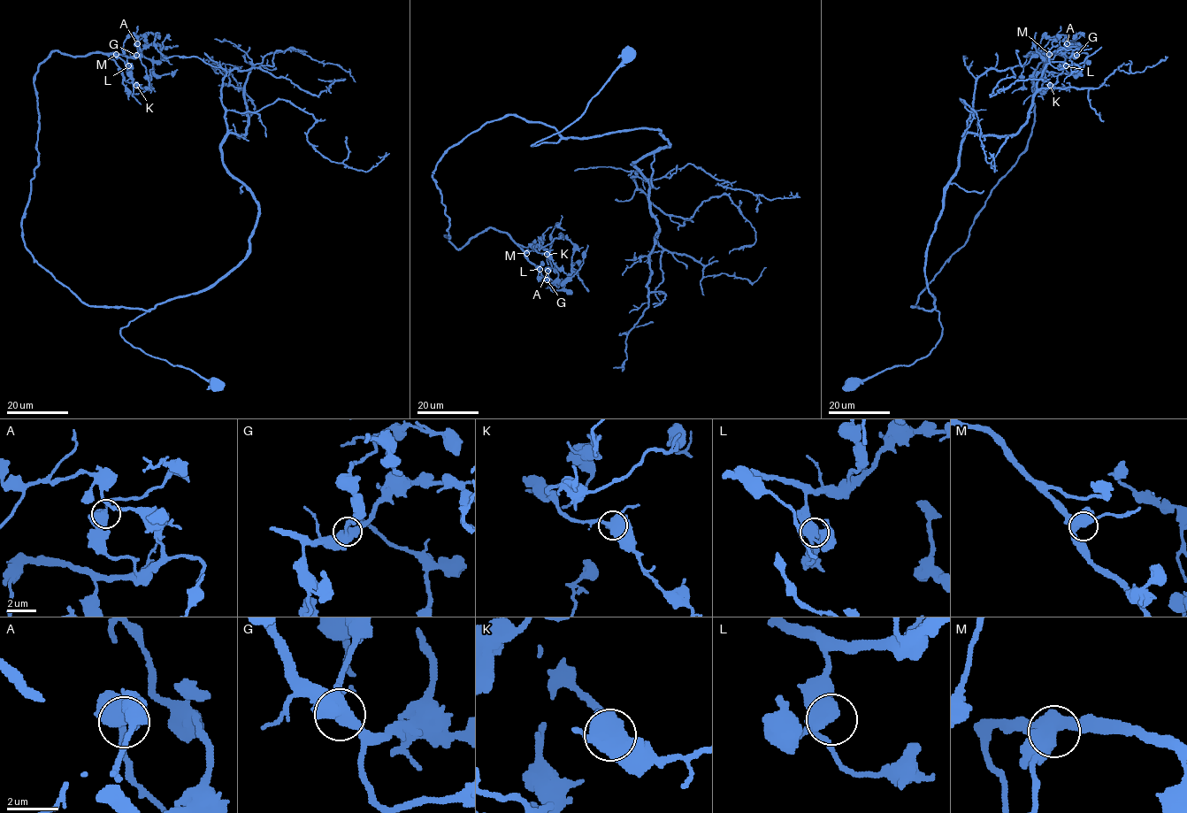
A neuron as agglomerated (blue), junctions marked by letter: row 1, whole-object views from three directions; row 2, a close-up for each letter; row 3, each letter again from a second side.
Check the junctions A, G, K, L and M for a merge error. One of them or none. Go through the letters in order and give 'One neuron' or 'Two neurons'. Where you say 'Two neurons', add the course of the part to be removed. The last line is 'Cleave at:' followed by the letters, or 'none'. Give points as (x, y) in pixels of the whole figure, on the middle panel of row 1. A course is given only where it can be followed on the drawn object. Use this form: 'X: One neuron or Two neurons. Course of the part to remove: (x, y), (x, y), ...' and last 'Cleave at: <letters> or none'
A: One neuron
G: One neuron
K: One neuron
L: One neuron
M: One neuron
Cleave at: none

